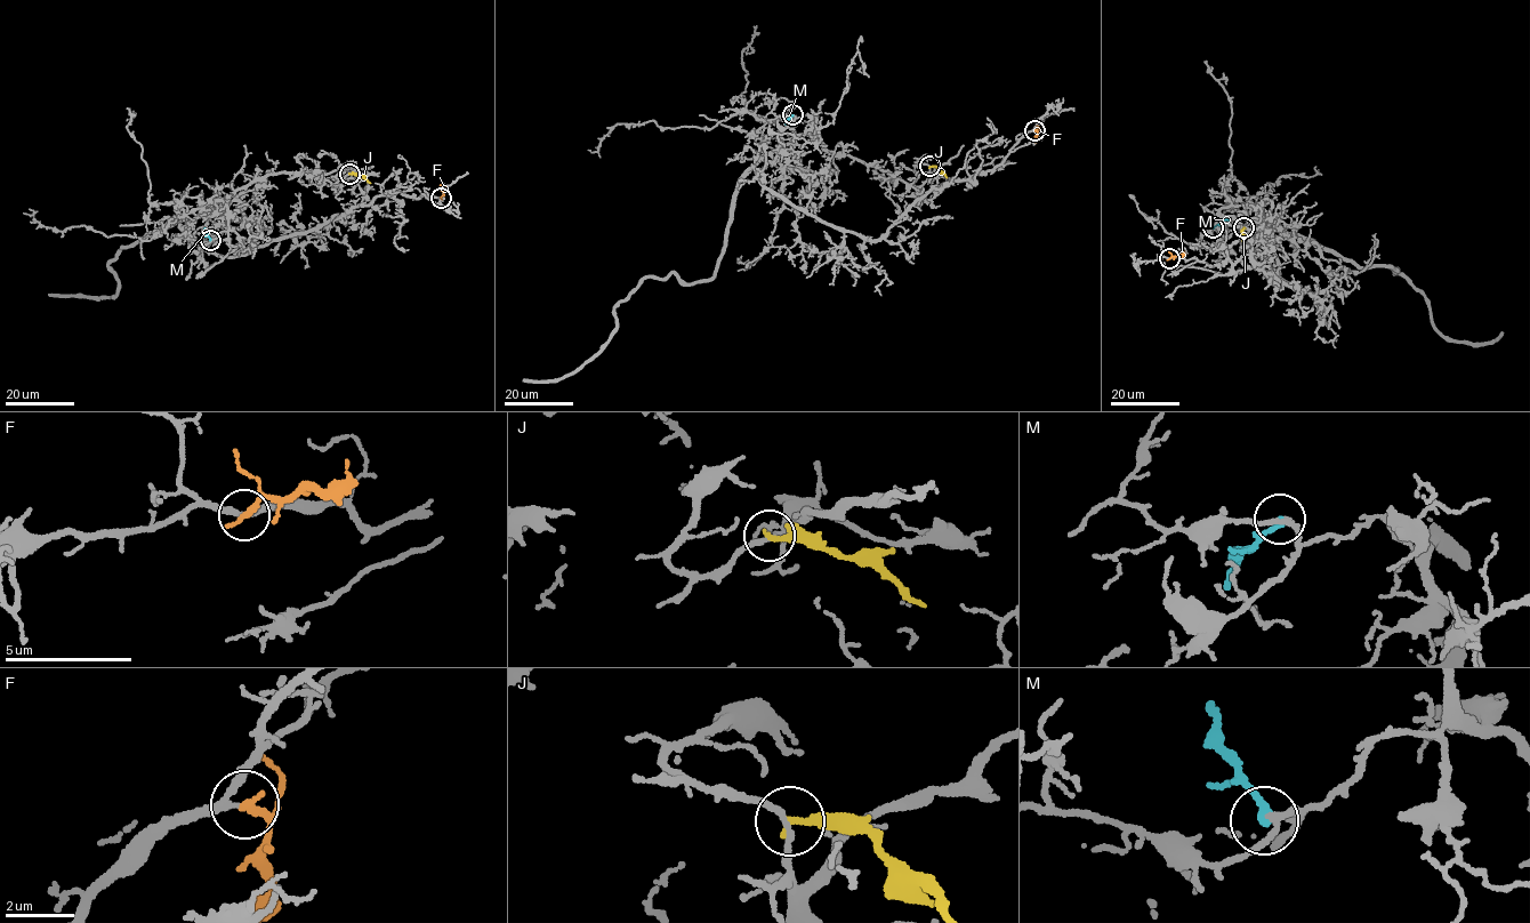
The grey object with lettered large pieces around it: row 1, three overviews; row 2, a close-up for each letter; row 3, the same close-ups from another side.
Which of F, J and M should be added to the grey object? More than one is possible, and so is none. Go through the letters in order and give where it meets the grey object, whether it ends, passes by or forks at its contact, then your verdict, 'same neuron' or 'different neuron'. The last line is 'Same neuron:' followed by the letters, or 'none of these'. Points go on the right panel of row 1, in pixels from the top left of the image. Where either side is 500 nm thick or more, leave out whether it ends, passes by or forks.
F: contact (1169, 258); it ends; same neuron
J: contact (1243, 227); it ends; different neuron
M: contact (1213, 227); it ends; different neuron
Same neuron: F

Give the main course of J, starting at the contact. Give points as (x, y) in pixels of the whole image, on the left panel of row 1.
J: (349, 174), (371, 183)

